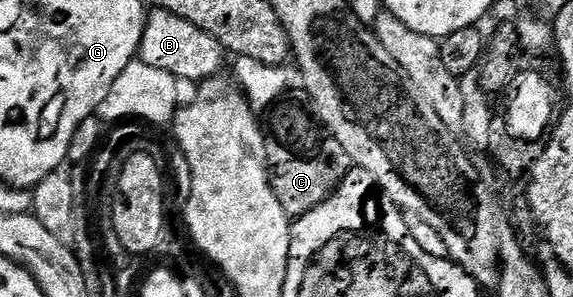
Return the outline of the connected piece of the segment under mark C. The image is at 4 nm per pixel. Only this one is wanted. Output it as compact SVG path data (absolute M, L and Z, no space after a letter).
M284 97L266 112L267 123L265 119L271 187L288 217L298 217L317 209L317 205L324 203L339 188L353 167L341 141L337 141L337 137L319 122L314 110L303 103L294 103L291 97Z

